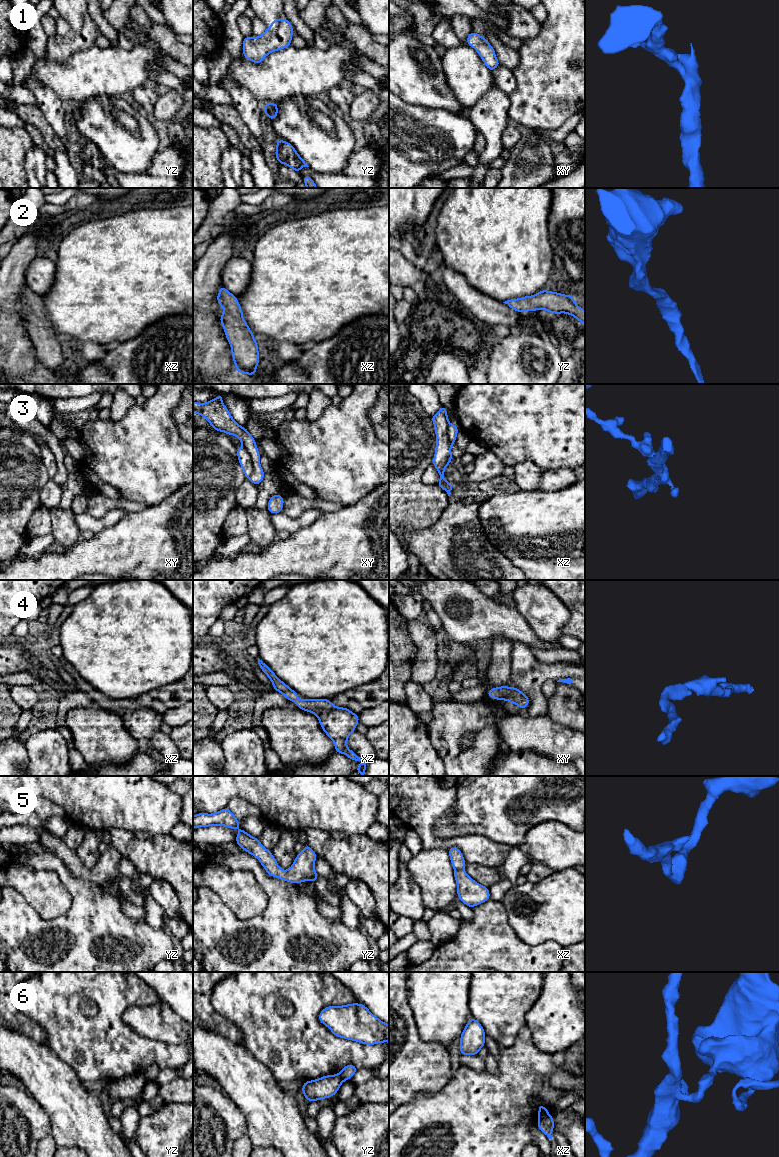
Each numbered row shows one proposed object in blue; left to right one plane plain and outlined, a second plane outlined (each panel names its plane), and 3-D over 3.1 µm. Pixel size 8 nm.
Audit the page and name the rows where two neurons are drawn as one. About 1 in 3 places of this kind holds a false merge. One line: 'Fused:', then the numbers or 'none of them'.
Fused: 3, 6

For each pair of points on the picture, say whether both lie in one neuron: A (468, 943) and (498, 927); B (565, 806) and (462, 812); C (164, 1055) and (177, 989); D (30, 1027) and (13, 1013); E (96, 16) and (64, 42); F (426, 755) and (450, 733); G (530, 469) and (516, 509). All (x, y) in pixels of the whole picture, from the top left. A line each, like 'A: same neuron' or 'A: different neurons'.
A: same neuron
B: same neuron
C: different neurons
D: same neuron
E: different neurons
F: different neurons
G: different neurons

